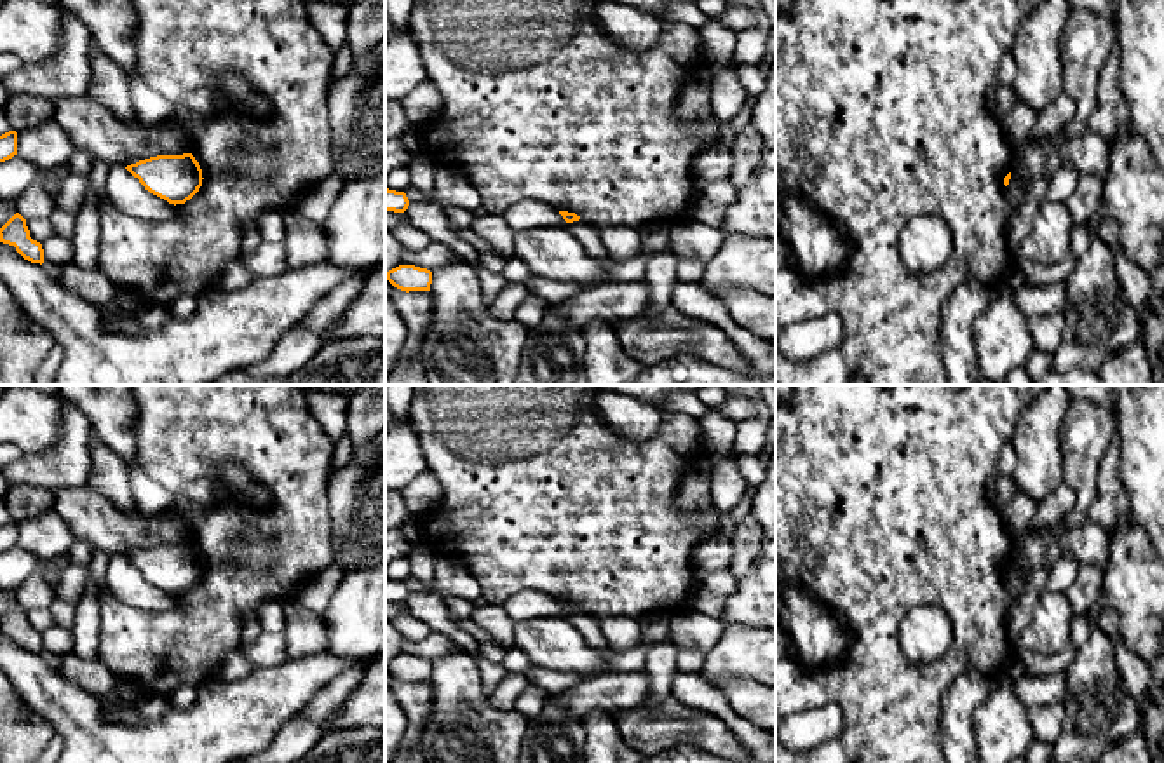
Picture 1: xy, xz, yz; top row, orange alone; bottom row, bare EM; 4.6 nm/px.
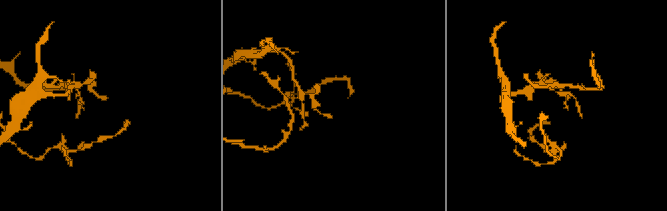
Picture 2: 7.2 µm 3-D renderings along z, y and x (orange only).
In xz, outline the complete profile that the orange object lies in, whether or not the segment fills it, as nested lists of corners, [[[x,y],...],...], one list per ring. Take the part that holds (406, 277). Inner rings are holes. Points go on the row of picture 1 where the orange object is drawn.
[[[399,265],[385,273],[387,280],[401,291],[430,291],[432,272],[415,265]]]

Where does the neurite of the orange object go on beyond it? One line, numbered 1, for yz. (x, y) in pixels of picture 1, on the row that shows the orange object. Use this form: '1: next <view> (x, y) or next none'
1: next none

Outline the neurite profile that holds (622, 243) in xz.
[[[615,225],[601,228],[599,233],[608,253],[608,260],[617,268],[624,268],[638,254],[641,244],[638,228]]]

